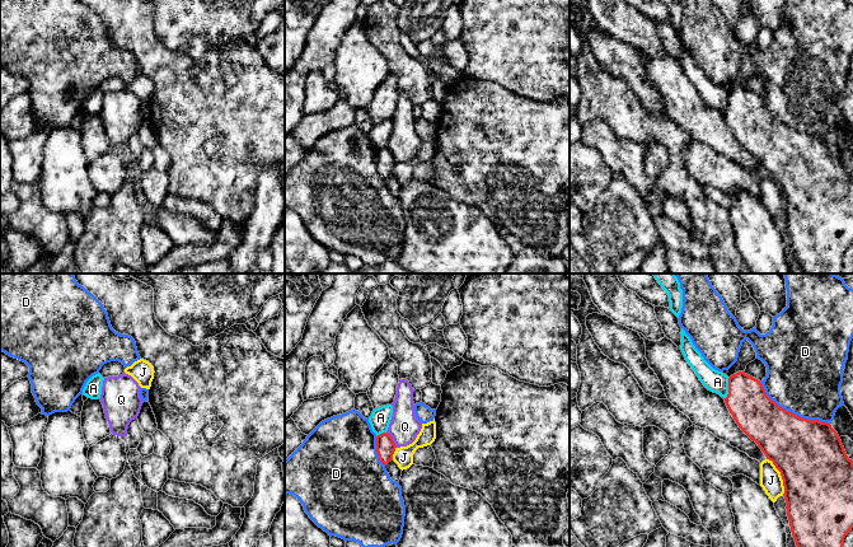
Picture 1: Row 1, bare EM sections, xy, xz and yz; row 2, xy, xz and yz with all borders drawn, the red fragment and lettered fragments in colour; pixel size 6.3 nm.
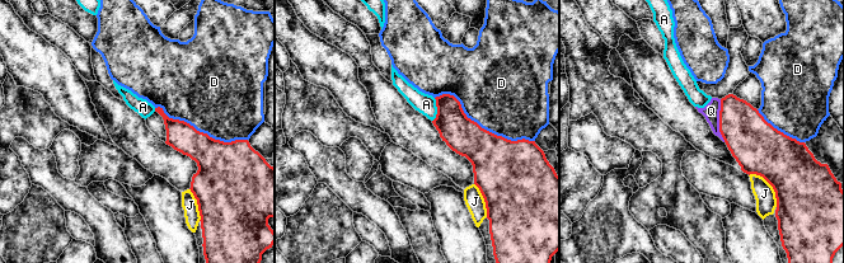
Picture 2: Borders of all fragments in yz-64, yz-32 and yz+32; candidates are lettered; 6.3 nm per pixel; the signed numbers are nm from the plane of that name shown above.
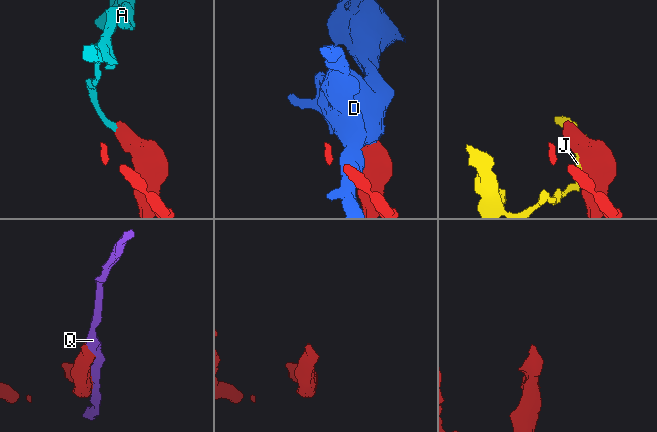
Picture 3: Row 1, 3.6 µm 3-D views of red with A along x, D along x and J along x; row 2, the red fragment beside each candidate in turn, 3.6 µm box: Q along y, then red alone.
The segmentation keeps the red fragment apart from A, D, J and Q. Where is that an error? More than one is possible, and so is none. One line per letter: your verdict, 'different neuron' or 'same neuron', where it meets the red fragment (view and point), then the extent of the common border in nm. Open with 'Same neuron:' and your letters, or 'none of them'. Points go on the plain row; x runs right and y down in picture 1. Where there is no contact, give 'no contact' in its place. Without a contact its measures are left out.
Same neuron: none of them
A: different neuron; meets red in yz at (729, 103); contact 140 nm long
D: different neuron; meets red in yz at (791, 127); contact 500 nm long
J: different neuron; meets red in yz at (781, 190); contact 260 nm long
Q: different neuron; meets red in xz at (392, 154); contact 120 nm long

